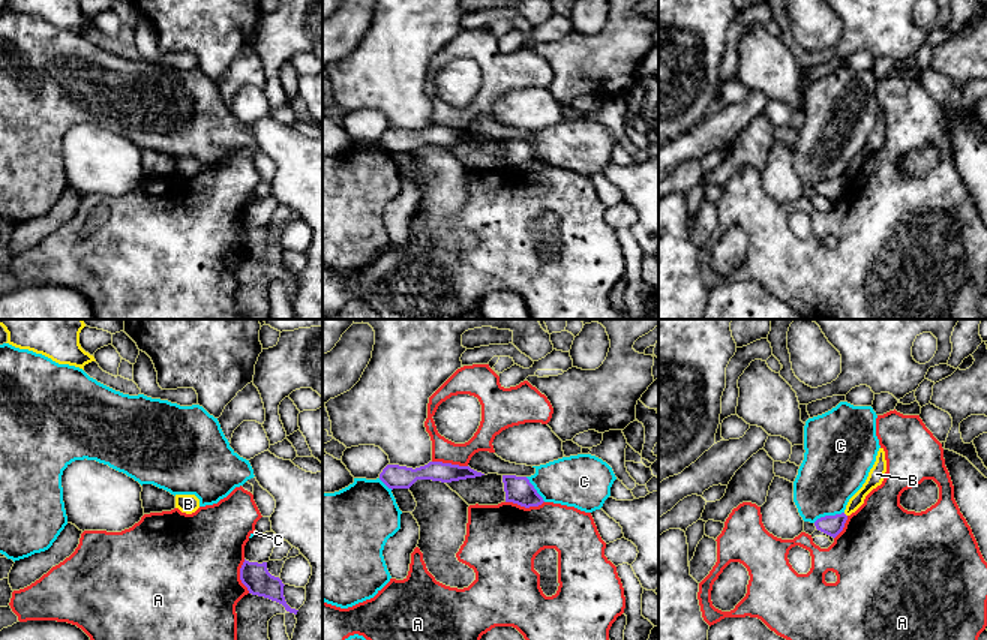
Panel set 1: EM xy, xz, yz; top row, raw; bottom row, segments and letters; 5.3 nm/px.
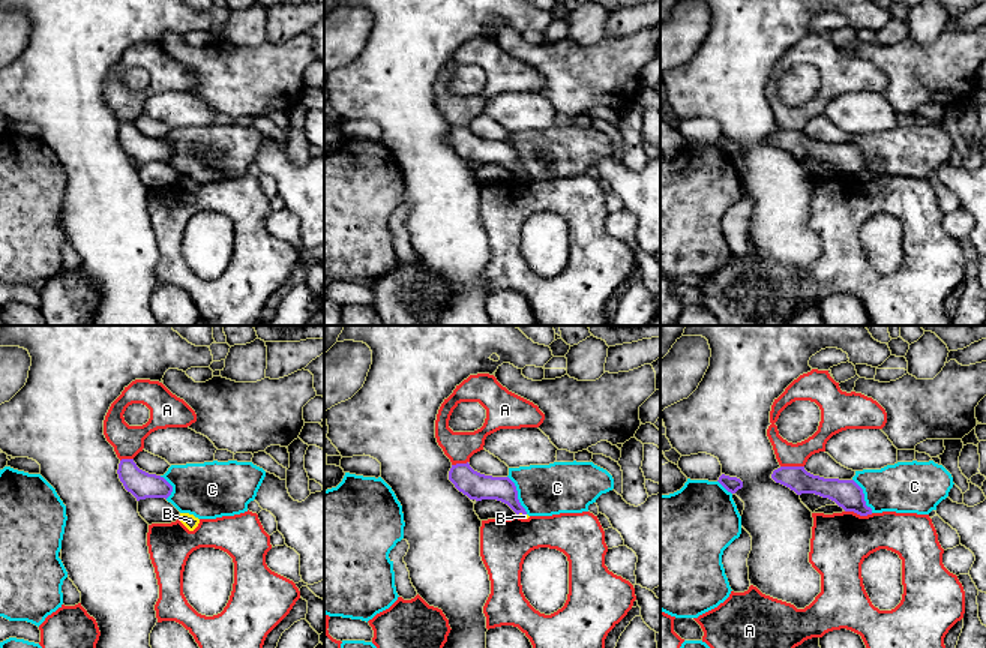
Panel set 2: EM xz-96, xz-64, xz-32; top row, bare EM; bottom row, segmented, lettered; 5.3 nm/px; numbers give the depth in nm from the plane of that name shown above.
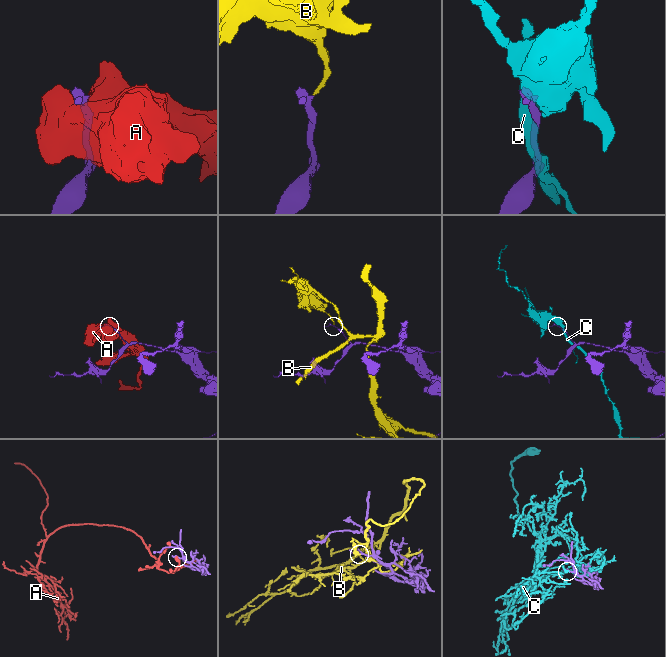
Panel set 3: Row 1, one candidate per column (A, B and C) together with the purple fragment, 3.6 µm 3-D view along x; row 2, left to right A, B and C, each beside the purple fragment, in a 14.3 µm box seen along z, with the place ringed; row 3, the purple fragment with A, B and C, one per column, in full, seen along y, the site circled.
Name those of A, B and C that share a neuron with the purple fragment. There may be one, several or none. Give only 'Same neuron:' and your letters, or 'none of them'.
Same neuron: none of them

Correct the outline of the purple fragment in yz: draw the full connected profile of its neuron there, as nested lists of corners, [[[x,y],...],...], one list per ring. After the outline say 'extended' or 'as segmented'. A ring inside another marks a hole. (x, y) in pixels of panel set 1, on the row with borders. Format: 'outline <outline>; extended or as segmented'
outline [[[844,513],[836,516],[825,516],[814,522],[818,531],[836,538],[844,528],[848,516]]]; as segmented

